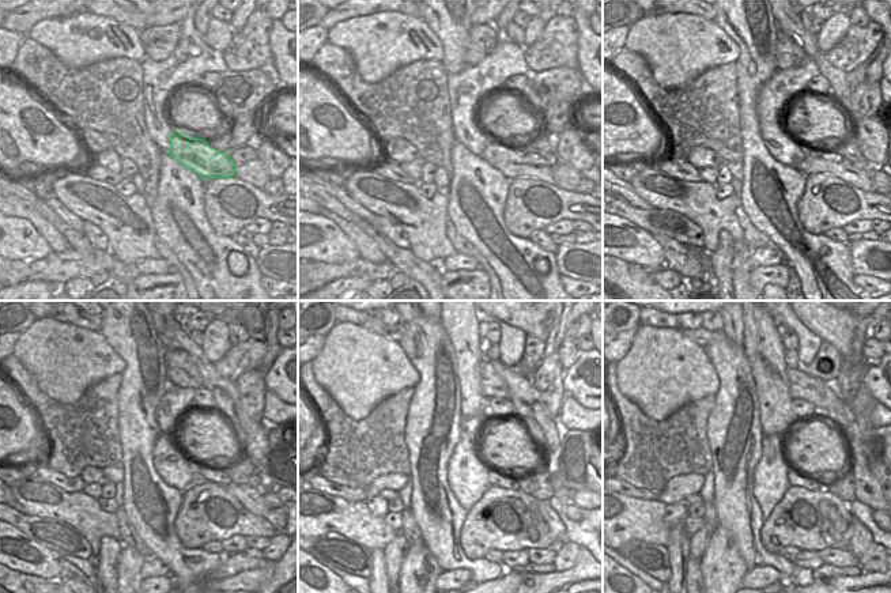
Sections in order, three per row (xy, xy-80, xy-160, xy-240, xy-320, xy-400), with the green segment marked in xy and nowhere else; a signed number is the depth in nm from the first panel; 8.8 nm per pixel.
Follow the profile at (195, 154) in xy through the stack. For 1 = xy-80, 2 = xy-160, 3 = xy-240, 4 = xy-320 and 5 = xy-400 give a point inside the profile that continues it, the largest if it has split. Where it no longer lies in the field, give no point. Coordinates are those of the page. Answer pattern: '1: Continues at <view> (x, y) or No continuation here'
1: Continues at xy-80 (509, 159)
2: Continues at xy-160 (811, 163)
3: Continues at xy-240 (245, 493)
4: Continues at xy-320 (555, 525)
5: Continues at xy-400 (861, 539).

